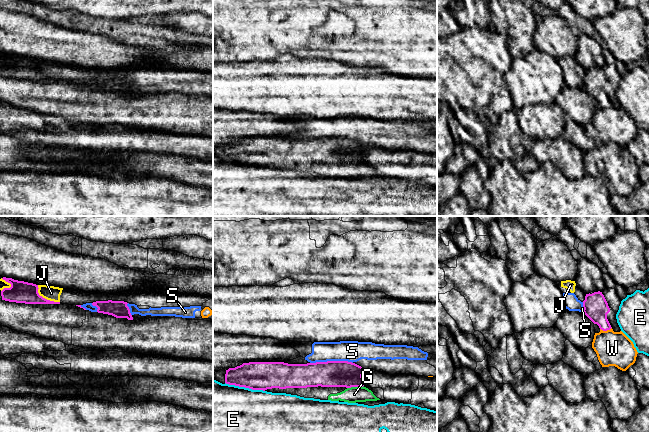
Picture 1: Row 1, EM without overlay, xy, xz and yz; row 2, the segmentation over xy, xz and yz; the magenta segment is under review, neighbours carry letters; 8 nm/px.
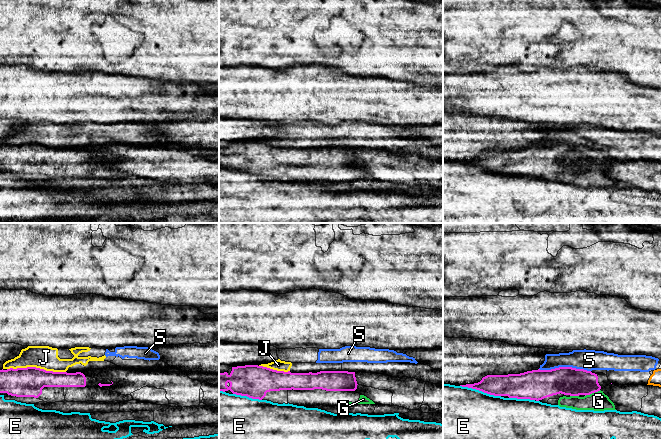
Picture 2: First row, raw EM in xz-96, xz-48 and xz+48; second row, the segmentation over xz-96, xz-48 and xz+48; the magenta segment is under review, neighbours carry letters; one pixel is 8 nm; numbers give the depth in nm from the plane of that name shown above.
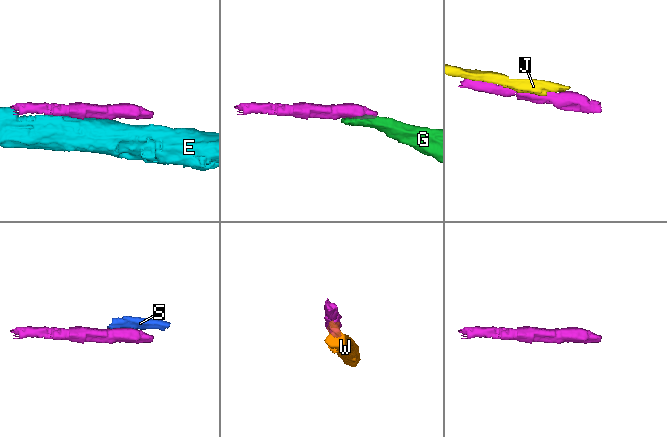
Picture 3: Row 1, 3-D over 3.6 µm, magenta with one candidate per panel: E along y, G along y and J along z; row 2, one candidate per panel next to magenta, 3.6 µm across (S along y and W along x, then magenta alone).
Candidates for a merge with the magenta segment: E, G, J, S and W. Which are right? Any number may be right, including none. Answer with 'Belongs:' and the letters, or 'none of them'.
Belongs: G

